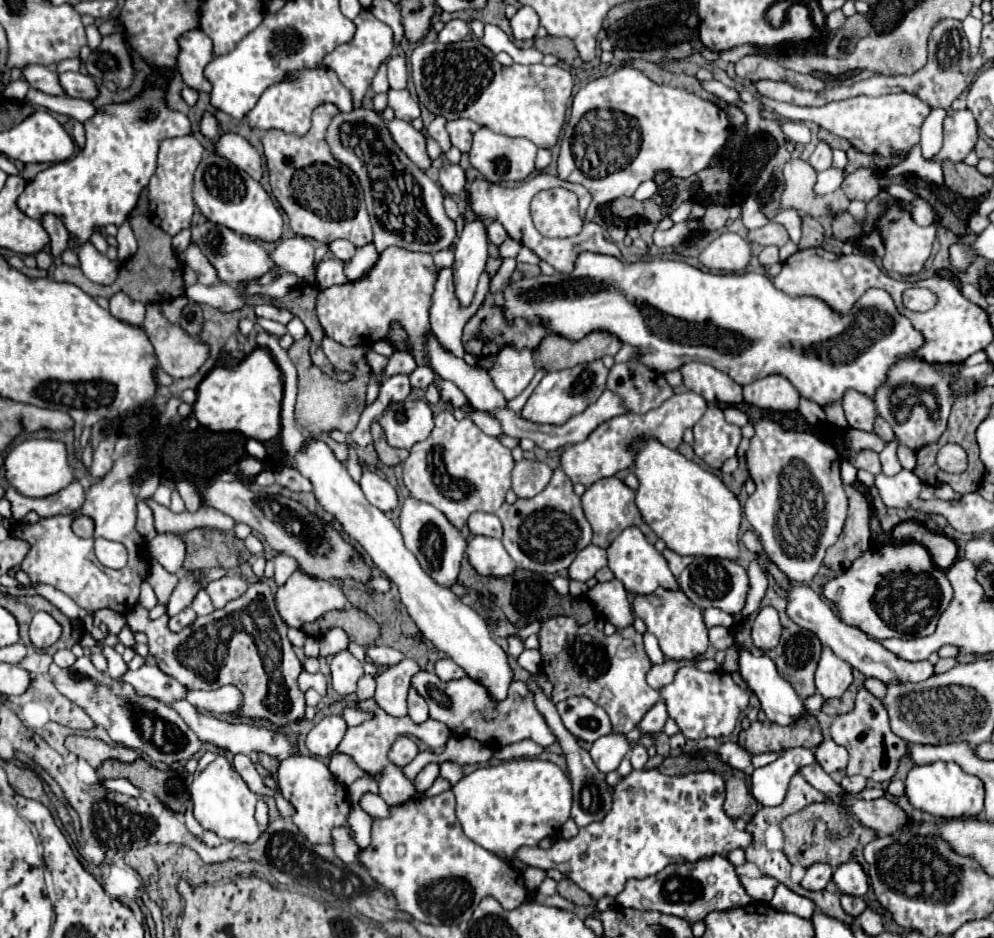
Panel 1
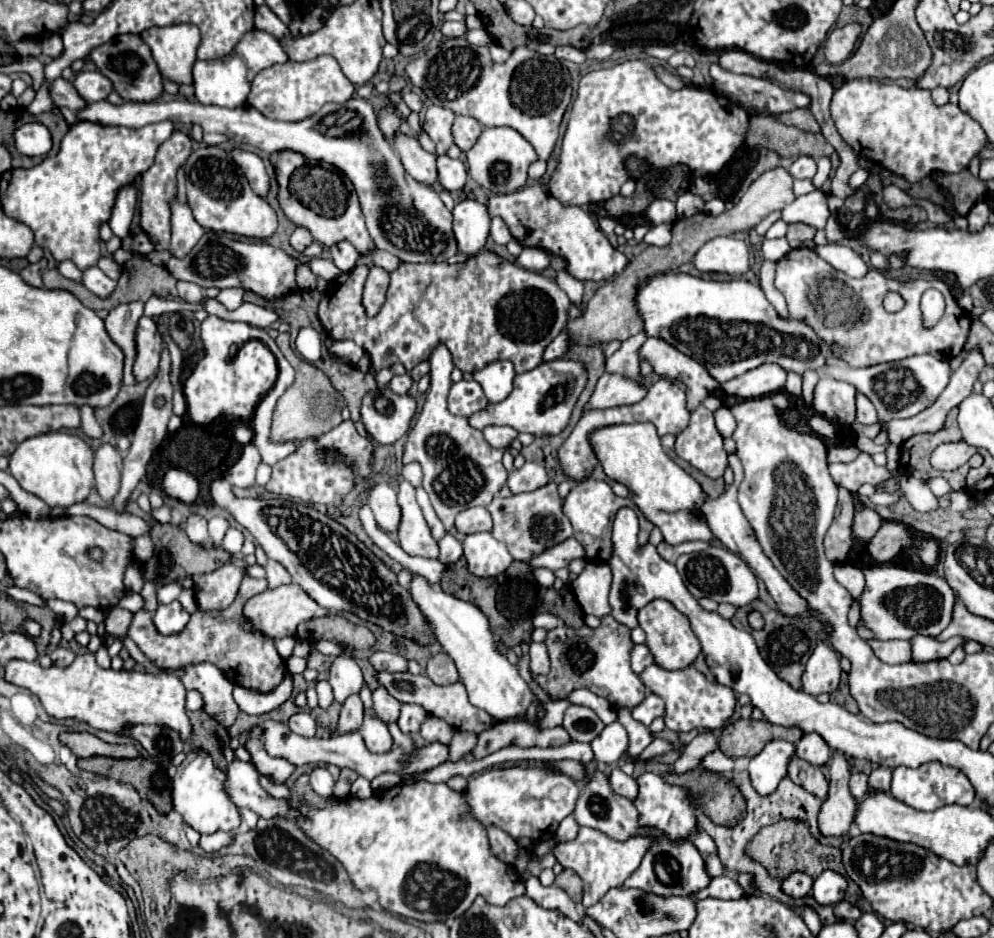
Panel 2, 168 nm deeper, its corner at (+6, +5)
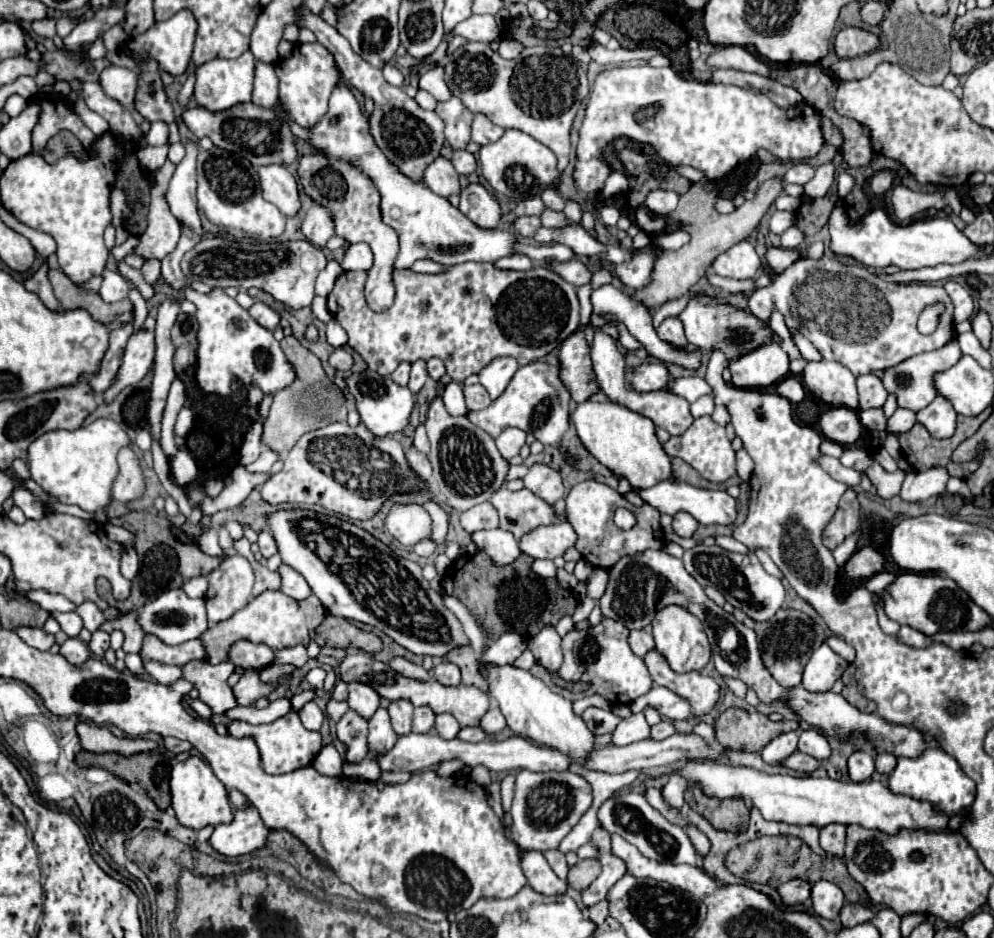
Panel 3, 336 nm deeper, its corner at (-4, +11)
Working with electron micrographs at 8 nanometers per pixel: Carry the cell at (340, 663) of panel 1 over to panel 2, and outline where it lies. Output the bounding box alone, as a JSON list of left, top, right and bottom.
[330,655,362,703]

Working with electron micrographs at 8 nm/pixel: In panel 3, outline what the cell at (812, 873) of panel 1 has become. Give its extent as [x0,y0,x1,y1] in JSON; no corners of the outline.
[778,879,810,907]

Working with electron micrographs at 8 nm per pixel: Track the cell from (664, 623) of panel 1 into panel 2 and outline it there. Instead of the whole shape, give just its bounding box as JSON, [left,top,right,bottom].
[638,599,702,671]

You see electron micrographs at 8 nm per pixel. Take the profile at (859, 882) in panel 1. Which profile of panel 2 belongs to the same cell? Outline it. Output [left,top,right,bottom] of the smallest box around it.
[812,869,848,905]

